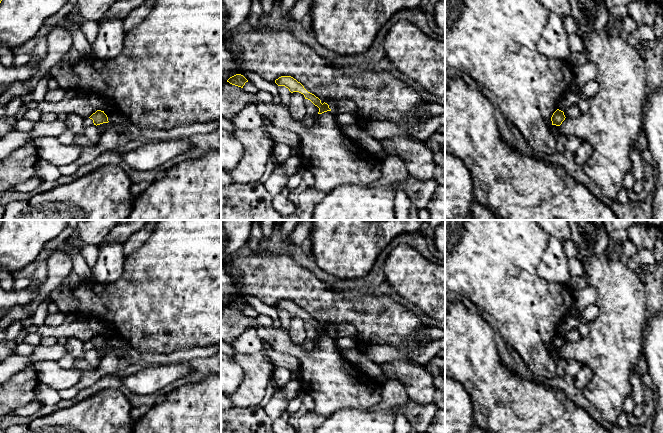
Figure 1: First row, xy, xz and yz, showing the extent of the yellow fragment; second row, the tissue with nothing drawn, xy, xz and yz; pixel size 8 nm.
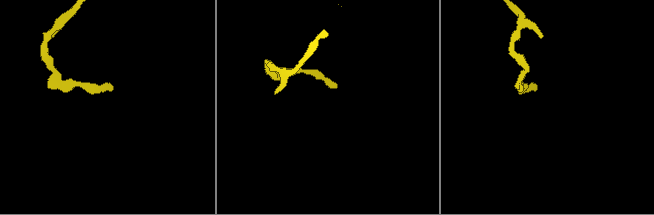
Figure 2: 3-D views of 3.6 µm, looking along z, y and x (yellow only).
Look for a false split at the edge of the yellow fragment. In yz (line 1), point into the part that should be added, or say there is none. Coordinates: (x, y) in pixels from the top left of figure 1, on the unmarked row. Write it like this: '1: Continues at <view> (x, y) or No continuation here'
1: No continuation here

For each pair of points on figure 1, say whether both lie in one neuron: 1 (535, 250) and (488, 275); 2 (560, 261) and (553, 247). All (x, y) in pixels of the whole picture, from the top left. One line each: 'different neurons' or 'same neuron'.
1: same neuron
2: same neuron

